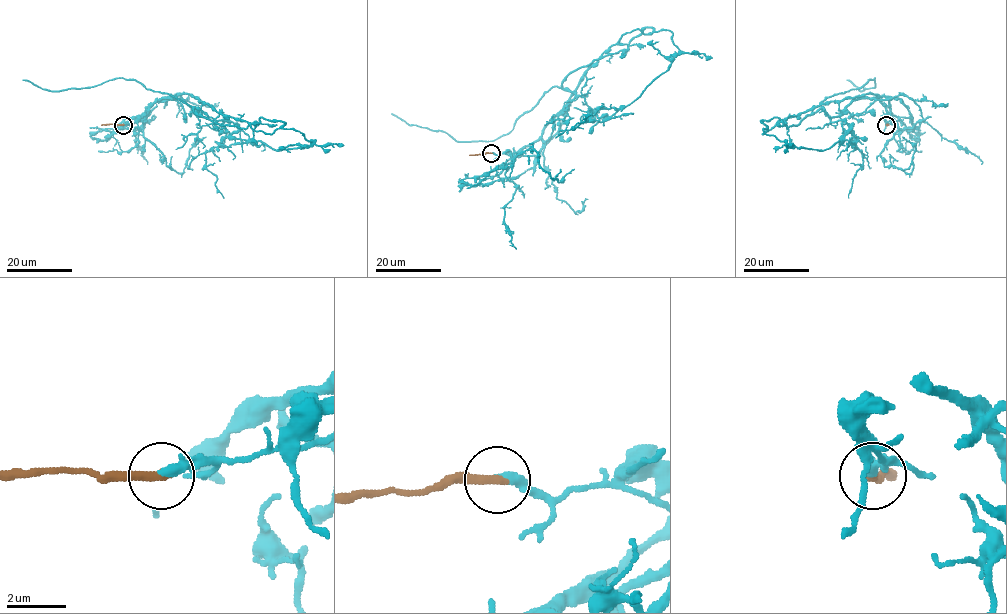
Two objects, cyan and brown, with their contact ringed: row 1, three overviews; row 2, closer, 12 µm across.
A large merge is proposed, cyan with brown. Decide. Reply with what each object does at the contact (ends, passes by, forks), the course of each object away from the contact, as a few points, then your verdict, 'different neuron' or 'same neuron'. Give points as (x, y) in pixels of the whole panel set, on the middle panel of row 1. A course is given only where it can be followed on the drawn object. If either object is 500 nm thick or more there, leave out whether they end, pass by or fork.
cyan ends; brown ends; course cyan (491, 153), (515, 154), (533, 143), (575, 95), (550, 88), (509, 132), (492, 141), (455, 141), (391, 113); course brown (491, 153), (469, 155); same neuron

